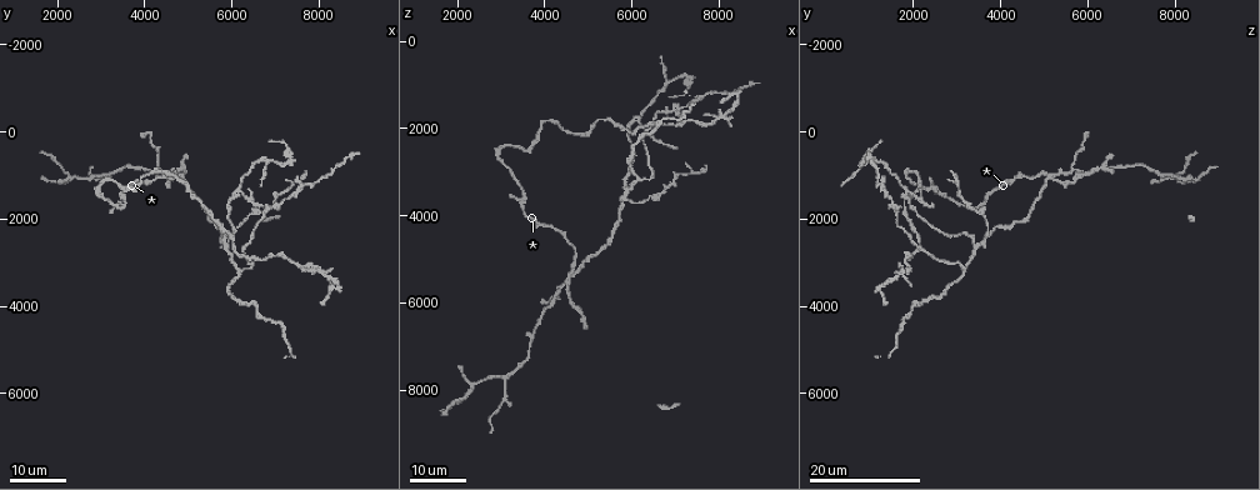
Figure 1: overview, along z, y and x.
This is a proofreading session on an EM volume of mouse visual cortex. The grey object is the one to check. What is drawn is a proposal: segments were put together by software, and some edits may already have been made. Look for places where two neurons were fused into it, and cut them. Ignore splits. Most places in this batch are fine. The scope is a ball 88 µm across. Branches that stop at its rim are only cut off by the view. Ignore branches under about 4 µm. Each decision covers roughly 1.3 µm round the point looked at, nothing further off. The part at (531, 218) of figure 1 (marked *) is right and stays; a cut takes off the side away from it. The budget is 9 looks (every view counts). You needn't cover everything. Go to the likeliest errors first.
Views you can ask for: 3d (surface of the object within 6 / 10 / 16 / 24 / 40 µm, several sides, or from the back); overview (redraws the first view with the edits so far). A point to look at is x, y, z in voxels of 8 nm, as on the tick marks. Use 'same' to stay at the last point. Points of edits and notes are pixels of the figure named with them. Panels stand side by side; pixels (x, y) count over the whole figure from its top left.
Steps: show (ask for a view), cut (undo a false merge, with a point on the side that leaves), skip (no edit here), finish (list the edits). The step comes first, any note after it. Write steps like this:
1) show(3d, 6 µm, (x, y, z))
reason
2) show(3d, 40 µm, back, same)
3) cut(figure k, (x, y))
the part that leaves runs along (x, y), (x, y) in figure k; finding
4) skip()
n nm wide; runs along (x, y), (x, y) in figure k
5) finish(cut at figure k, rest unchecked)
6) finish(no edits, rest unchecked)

show(3d, 16 µm, (4700, 1000, 5300))
four arms meet

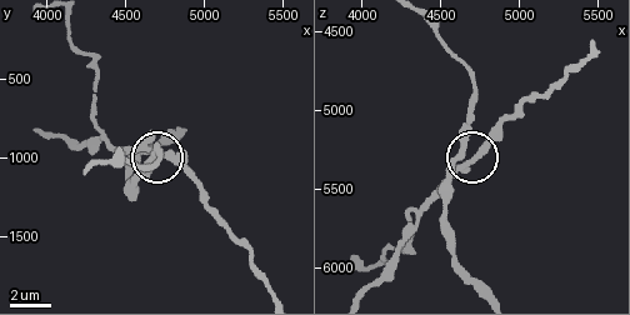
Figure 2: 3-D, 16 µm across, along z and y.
show(3d, 10 µm, same)
closer look

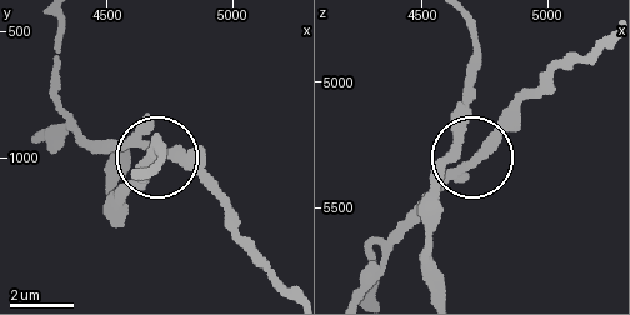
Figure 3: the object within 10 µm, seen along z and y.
skip()
side arm 42 µm; runs along (468, 23), (473, 55), (456, 151), (468, 163), (395, 238) in figure 3; one neuron here

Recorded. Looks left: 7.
show(3d, 24 µm, (6200, 1300, 1900))
branch point

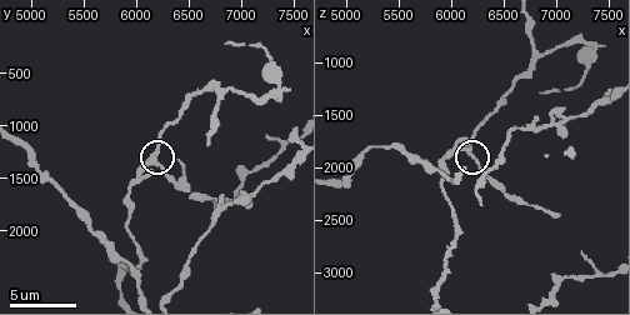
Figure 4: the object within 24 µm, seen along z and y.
show(3d, 6 µm, (6160, 1320, 1860))

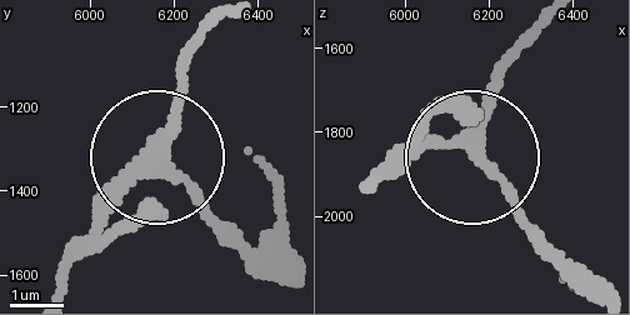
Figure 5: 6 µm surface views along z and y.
skip()
runs along (56, 288), (70, 248), (159, 163), (254, 256) in figure 5; continuous, no second neuron

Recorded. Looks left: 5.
show(3d, 24 µm, (3050, 950, 7700))
three-way junction

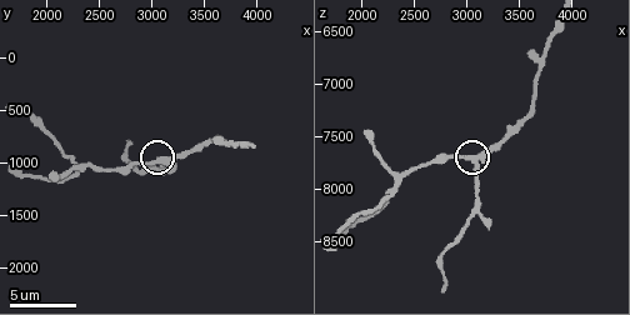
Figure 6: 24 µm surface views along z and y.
show(3d, 6 µm, (3100, 980, 7780))

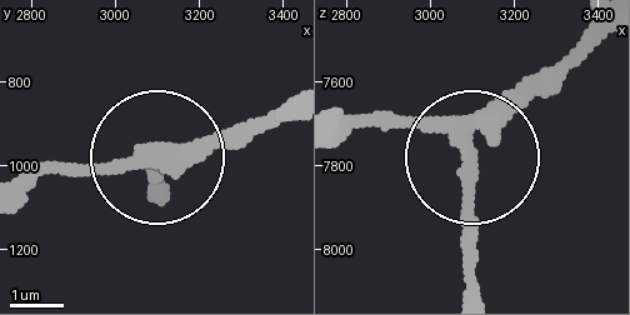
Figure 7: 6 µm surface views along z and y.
skip()
310 nm wide; runs along (608, 20), (478, 154), (474, 289) in figure 7; all the same neuron

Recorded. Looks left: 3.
show(3d, 10 µm, (6800, 700, 940))

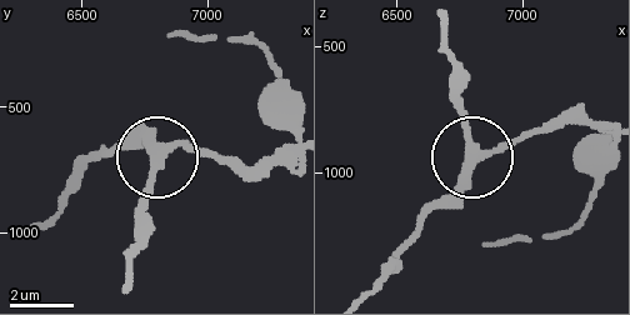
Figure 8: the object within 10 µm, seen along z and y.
show(3d, 10 µm, back, (6820, 690, 930))

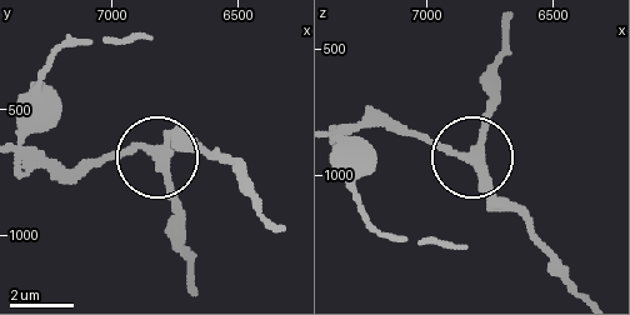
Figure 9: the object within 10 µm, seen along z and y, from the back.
skip()
3 arms; continuous, no second neuron

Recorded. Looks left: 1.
finish(no edits, rest unchecked)

